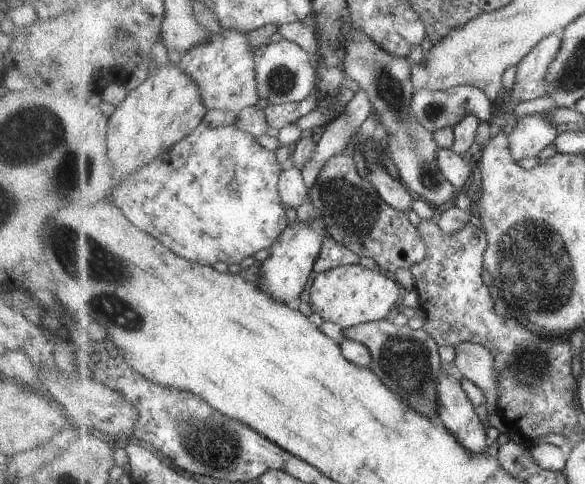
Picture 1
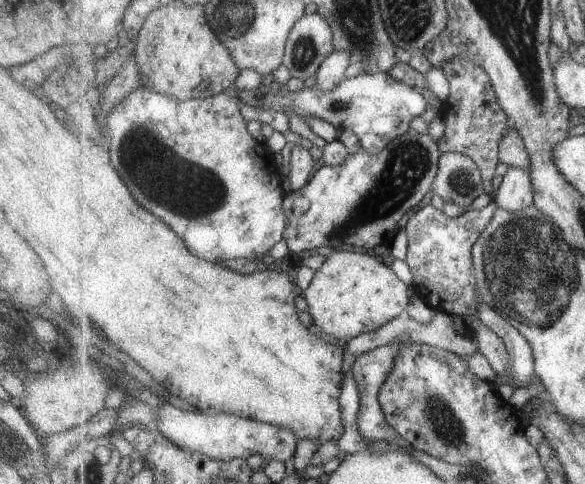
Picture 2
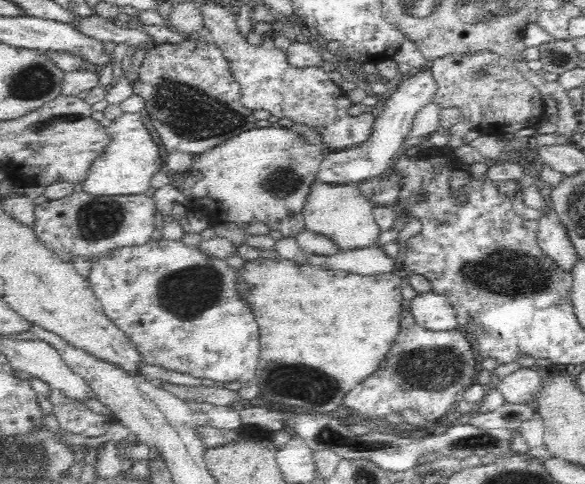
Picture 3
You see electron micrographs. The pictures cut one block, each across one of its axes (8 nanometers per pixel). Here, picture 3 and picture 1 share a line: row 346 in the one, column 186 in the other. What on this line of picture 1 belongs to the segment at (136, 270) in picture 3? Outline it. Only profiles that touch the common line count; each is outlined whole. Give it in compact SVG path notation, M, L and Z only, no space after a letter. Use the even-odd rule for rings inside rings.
M201 123L186 139L176 144L170 152L158 156L150 165L135 171L133 175L126 177L121 183L114 184L112 188L111 199L122 209L123 214L133 224L139 224L139 228L143 228L145 232L151 232L151 236L155 236L157 240L163 240L163 244L167 244L167 248L171 248L175 254L193 260L193 262L201 262L201 264L211 264L215 266L217 262L227 262L227 264L239 264L239 260L259 252L259 250L271 250L273 243L282 235L289 224L287 220L287 210L283 204L282 197L279 194L279 183L282 178L282 172L285 164L279 164L277 154L274 150L267 150L261 146L256 136L251 136L247 132L238 129L235 125L226 125L218 128L209 128Z

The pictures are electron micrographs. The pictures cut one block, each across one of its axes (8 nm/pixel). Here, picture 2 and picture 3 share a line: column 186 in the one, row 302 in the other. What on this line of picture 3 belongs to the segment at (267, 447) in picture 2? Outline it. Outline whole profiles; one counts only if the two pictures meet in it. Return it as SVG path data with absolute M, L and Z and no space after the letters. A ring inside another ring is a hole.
M426 292L412 298L410 312L418 326L433 331L457 329L457 318L449 297L437 292Z

